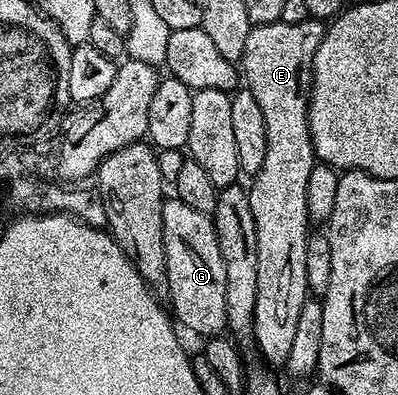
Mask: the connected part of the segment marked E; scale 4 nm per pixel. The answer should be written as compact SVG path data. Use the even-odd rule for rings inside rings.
M310 16L301 24L277 21L252 26L241 59L241 78L245 89L253 92L261 113L265 115L265 160L250 179L247 195L249 208L253 208L253 224L257 227L257 306L253 346L259 349L260 356L264 358L260 359L271 368L282 367L286 363L289 348L293 348L297 316L301 316L301 308L309 298L305 280L305 244L309 233L305 187L309 185L309 172L313 172L317 159L309 132L307 100L311 93L313 56L321 44L324 29L322 21Z

